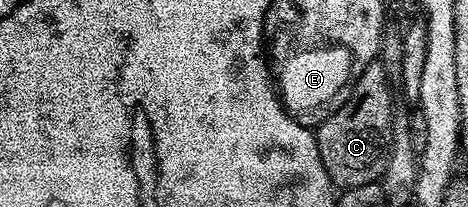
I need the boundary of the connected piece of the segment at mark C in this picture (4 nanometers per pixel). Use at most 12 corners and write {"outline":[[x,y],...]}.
{"outline":[[371,60],[315,129],[337,189],[375,184],[392,142],[388,69]]}

